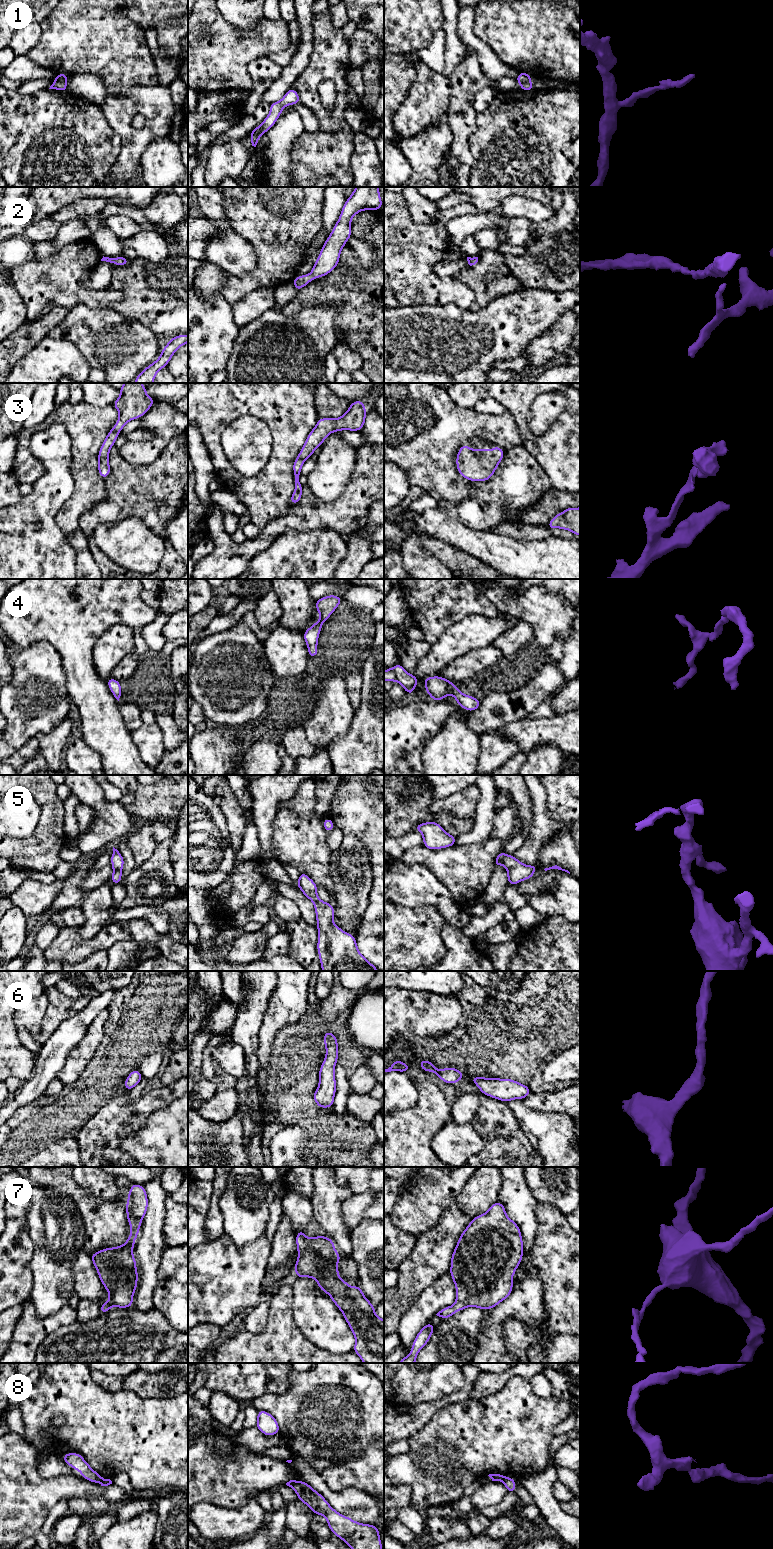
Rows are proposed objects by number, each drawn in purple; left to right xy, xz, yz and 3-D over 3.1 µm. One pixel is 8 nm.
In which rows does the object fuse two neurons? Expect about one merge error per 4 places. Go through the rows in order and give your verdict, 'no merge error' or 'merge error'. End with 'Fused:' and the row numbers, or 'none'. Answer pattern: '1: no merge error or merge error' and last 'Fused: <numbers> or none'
1: no merge error
2: no merge error
3: no merge error
4: no merge error
5: no merge error
6: no merge error
7: no merge error
8: merge error
Fused: 8

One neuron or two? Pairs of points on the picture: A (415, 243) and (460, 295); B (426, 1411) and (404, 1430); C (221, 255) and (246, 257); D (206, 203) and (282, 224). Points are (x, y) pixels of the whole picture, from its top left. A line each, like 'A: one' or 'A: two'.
A: one
B: one
C: one
D: two

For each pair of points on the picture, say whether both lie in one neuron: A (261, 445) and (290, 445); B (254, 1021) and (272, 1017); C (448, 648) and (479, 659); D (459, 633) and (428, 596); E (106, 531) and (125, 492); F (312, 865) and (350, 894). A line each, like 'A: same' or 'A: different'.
A: different
B: different
C: different
D: different
E: different
F: different

